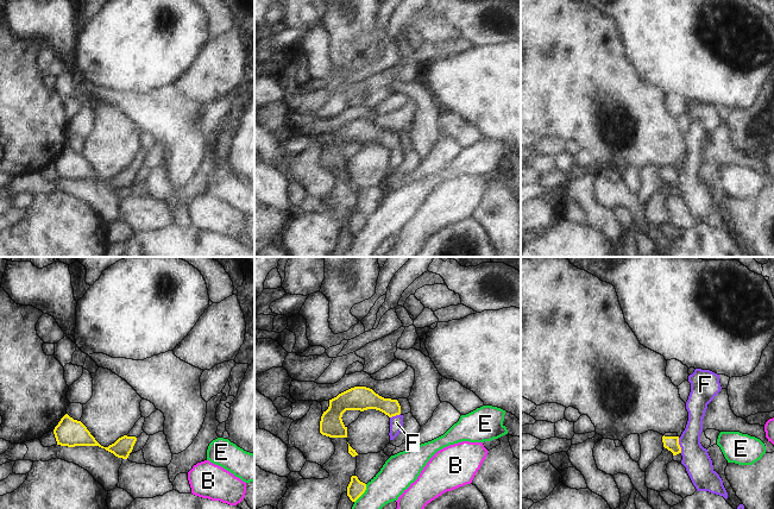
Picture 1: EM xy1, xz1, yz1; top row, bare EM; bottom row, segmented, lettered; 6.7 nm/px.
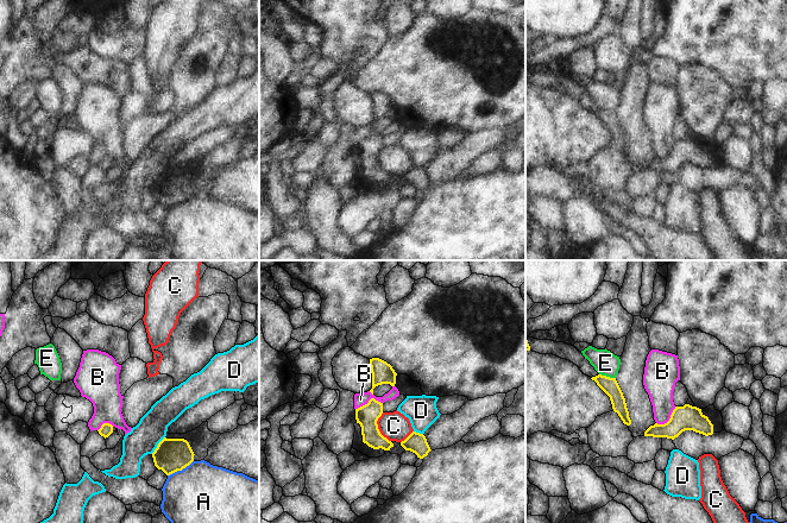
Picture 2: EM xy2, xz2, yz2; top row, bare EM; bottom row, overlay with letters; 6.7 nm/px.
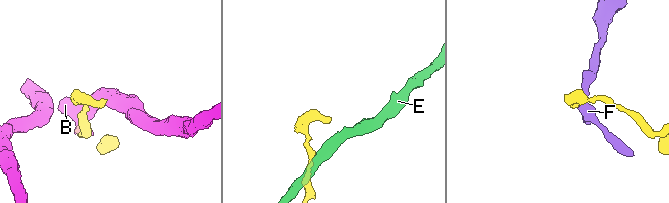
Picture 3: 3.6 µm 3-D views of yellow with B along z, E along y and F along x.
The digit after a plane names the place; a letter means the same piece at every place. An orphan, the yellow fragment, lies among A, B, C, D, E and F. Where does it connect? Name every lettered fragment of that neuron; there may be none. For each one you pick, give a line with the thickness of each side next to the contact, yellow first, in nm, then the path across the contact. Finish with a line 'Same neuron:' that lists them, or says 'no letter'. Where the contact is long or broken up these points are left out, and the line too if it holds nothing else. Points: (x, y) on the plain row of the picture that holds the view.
Same neuron: no letter

